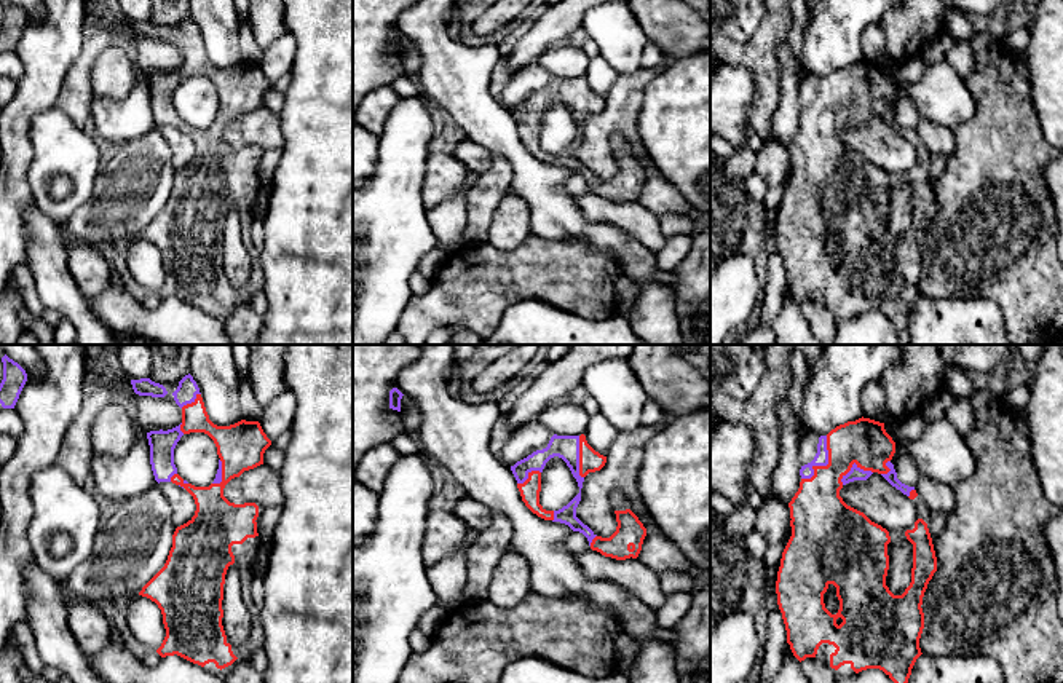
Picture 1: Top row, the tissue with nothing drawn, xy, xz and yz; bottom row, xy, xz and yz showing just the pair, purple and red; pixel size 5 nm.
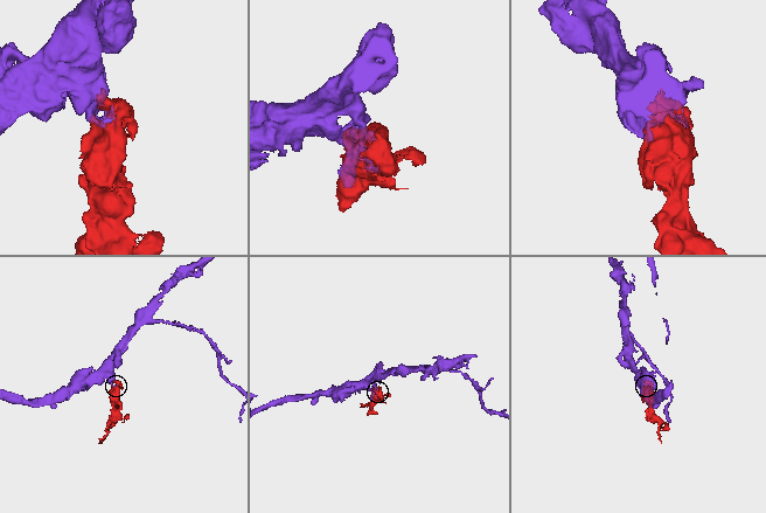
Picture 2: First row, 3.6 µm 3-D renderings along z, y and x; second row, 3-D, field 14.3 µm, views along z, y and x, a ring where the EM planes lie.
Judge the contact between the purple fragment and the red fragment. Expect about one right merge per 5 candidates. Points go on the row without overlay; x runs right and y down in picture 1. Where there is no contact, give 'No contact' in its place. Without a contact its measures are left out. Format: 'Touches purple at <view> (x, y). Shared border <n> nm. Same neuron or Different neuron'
Touches purple at yz (824, 107). Shared border 260 nm. Same neuron

